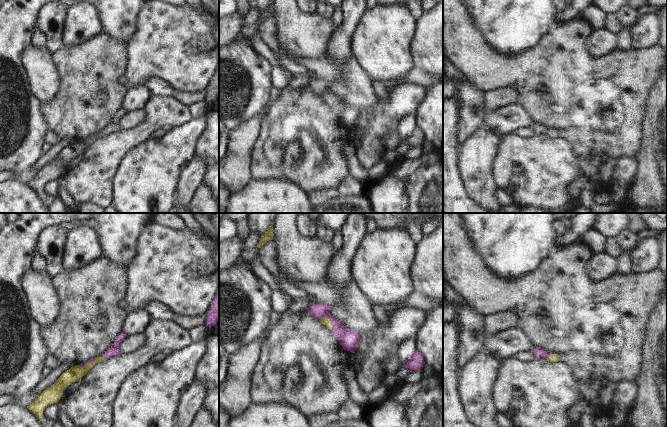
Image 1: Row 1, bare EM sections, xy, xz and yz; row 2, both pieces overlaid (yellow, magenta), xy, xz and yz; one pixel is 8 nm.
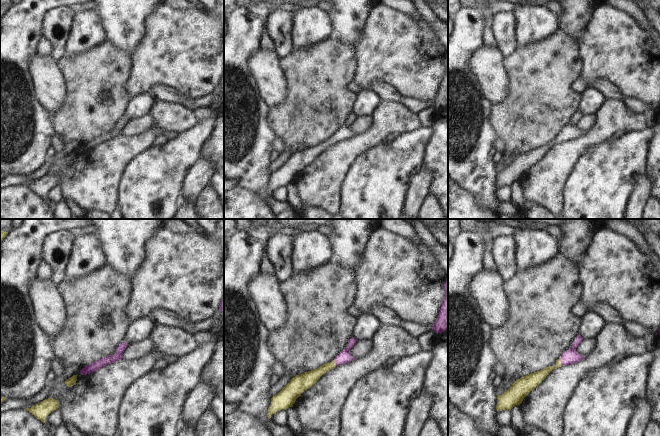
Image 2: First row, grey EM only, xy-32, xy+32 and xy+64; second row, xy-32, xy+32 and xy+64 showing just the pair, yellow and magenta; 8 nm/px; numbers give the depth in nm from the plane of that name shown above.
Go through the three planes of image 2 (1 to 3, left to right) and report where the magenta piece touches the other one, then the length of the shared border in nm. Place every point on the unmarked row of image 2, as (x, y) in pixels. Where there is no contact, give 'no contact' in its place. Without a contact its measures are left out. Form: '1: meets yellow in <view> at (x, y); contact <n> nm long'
1: no contact
2: meets yellow in xy+32 at (335, 138); contact 60 nm long
3: meets yellow in xy+64 at (560, 137); contact 70 nm long

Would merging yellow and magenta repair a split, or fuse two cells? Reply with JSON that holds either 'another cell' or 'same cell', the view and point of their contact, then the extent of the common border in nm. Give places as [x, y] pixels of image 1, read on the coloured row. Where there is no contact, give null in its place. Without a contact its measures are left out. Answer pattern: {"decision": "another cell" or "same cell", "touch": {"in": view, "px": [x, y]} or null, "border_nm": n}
{"decision": "same cell", "touch": {"in": "xz", "px": [329, 319]}, "border_nm": 130}

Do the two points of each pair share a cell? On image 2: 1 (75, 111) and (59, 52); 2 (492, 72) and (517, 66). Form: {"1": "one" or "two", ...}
{"1": "two", "2": "two"}

